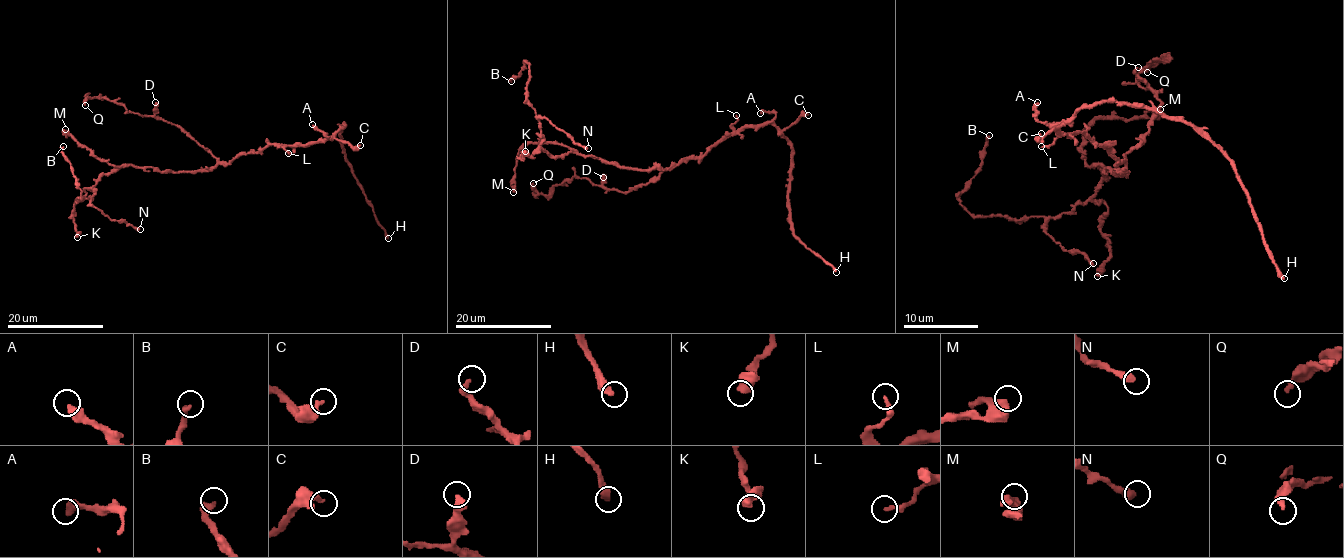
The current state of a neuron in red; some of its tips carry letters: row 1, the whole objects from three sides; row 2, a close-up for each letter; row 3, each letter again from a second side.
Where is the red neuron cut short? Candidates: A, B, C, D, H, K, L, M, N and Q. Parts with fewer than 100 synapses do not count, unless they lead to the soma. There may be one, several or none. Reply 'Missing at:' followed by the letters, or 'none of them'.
Missing at: H

